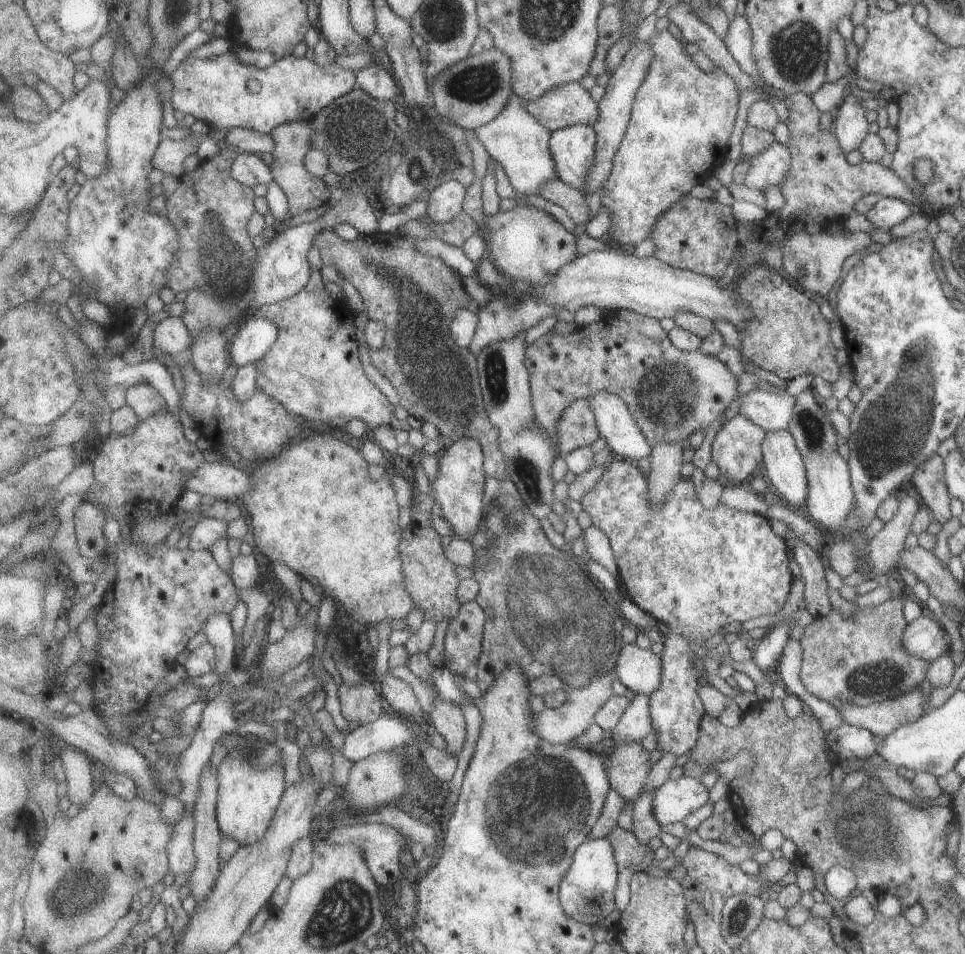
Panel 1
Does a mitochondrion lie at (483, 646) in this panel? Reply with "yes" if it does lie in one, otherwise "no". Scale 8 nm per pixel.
no

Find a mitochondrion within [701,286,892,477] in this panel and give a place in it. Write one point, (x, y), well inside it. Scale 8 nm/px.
(812, 427)

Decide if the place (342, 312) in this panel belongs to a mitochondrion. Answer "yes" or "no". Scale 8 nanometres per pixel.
no

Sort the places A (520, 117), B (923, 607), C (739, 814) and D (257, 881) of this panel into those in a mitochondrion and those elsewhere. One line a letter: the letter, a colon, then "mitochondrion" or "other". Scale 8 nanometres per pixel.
A: other
B: other
C: other
D: other

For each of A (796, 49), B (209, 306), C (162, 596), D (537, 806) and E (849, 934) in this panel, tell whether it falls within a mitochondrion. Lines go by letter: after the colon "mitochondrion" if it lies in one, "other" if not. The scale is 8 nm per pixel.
A: mitochondrion
B: mitochondrion
C: other
D: mitochondrion
E: other

